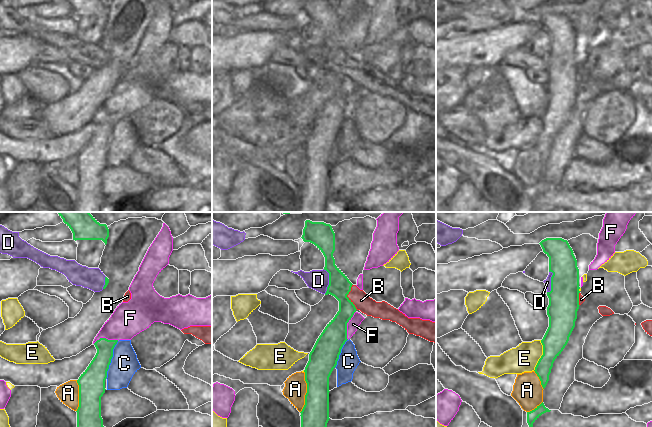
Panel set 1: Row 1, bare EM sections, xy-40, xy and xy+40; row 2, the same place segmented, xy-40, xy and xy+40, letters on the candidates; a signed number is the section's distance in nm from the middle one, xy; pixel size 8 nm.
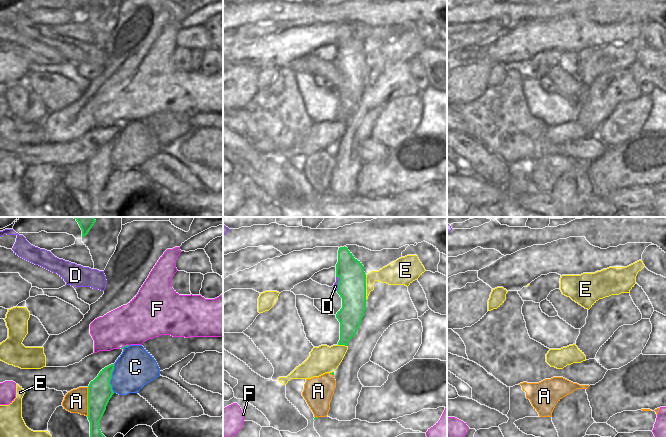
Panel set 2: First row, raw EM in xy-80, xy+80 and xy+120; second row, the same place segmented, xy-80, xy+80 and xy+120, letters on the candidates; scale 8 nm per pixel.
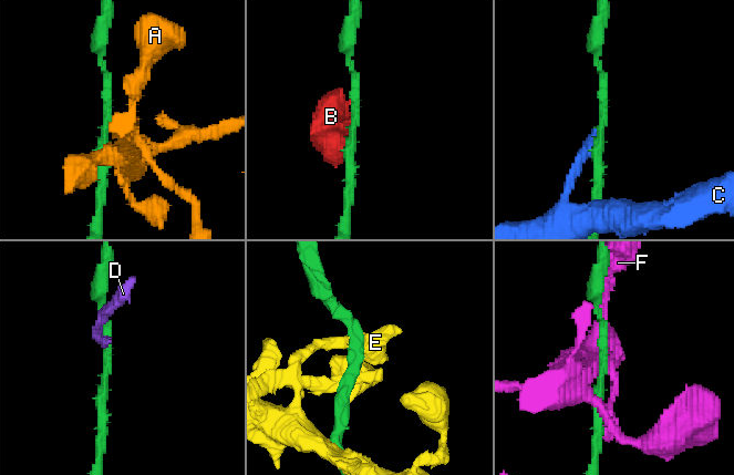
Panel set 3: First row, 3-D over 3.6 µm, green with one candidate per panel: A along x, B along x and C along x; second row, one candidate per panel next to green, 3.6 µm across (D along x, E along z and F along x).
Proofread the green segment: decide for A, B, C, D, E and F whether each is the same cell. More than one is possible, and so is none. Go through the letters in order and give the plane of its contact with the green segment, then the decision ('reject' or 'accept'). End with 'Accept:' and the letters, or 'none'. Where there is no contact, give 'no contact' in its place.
A: xy | reject
B: xy | reject
C: xy-40 | reject
D: xy | reject
E: xy+40 | reject
F: xy | reject
Accept: none

